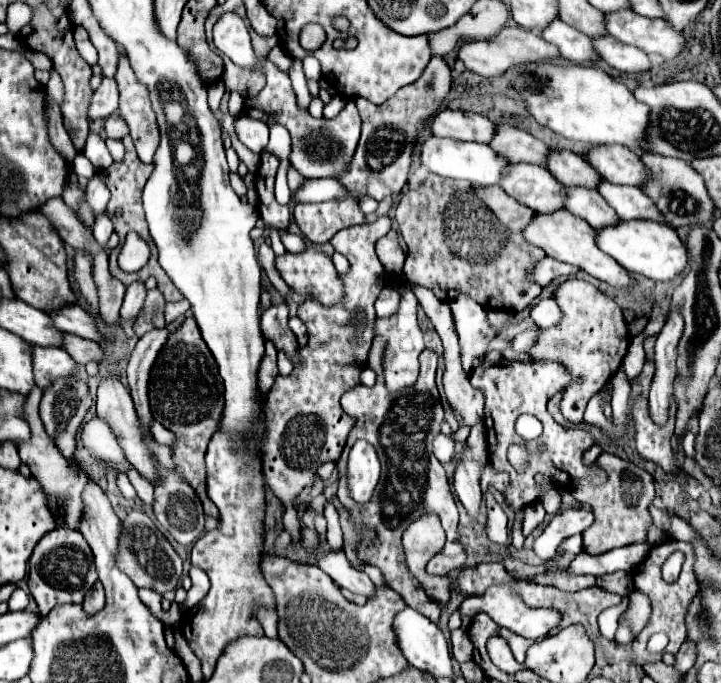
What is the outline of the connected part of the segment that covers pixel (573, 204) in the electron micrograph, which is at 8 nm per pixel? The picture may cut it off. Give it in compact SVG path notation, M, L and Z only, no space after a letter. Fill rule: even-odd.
M564 187L564 193L566 193L564 209L588 221L594 229L600 229L618 221L616 211L608 207L608 203L602 199L598 191L588 187Z

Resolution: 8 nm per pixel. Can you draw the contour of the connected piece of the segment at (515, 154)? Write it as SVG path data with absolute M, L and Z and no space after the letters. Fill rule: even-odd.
M496 125L496 133L494 139L490 141L490 147L512 163L524 161L544 165L548 153L548 145L512 125Z

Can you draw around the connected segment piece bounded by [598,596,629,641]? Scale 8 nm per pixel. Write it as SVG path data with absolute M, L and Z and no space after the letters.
M628 596L624 597L620 604L616 607L610 607L606 611L600 613L598 617L598 627L600 627L600 633L608 639L608 641L614 641L614 635L616 635L616 629L618 629L618 617L620 613L627 609L629 603Z

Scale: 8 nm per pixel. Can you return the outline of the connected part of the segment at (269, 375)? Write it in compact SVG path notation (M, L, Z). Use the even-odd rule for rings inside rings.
M266 341L266 355L262 359L262 365L260 365L260 371L258 371L258 385L260 385L260 391L262 395L266 397L266 393L270 391L274 379L278 377L278 367L276 367L276 347Z

